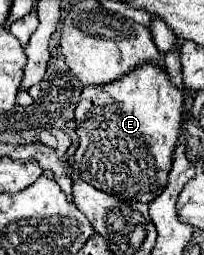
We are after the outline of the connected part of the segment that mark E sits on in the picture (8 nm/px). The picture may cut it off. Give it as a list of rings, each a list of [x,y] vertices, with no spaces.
[[[148,63],[148,67],[136,67],[132,75],[124,75],[124,79],[116,79],[116,83],[104,83],[104,87],[84,87],[76,105],[76,133],[80,143],[74,161],[80,177],[110,195],[150,203],[166,187],[166,177],[172,167],[172,151],[178,143],[184,113],[184,91],[170,81],[166,69],[160,71],[160,67],[152,67],[152,63]]]

